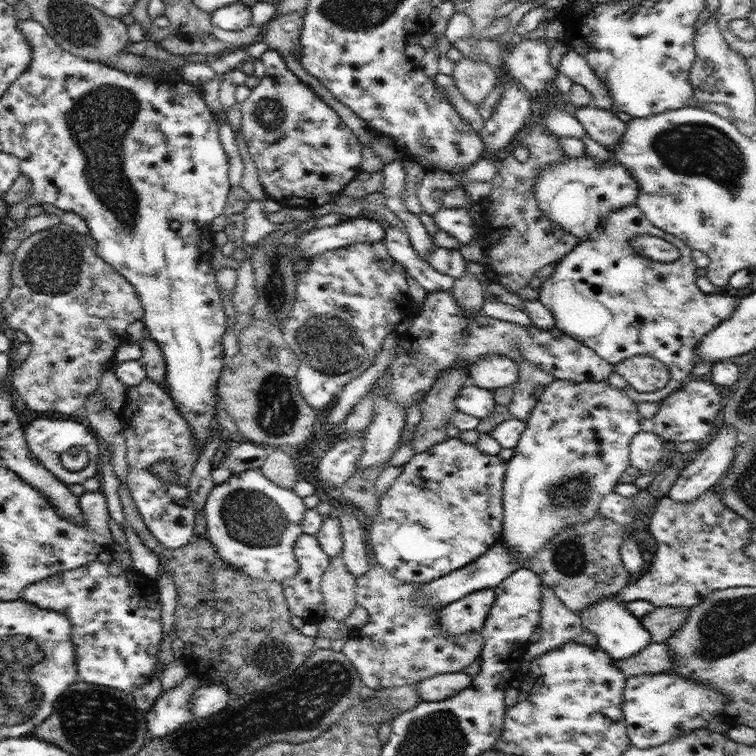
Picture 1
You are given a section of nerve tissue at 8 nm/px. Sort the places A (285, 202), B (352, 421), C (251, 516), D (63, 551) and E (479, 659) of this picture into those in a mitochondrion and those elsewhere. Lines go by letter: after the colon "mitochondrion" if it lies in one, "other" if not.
A: other
B: other
C: mitochondrion
D: other
E: other

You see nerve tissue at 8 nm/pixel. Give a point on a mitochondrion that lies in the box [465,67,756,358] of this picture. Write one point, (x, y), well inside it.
(697, 149)

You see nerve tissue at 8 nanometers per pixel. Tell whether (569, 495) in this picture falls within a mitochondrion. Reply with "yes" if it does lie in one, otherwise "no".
yes

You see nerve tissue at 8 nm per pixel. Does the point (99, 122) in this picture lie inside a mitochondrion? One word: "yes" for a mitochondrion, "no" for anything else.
yes

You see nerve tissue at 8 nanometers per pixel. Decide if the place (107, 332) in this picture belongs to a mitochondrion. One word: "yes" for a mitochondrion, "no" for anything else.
no

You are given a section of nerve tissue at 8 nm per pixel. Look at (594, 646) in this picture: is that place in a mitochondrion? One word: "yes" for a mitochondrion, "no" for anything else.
no

